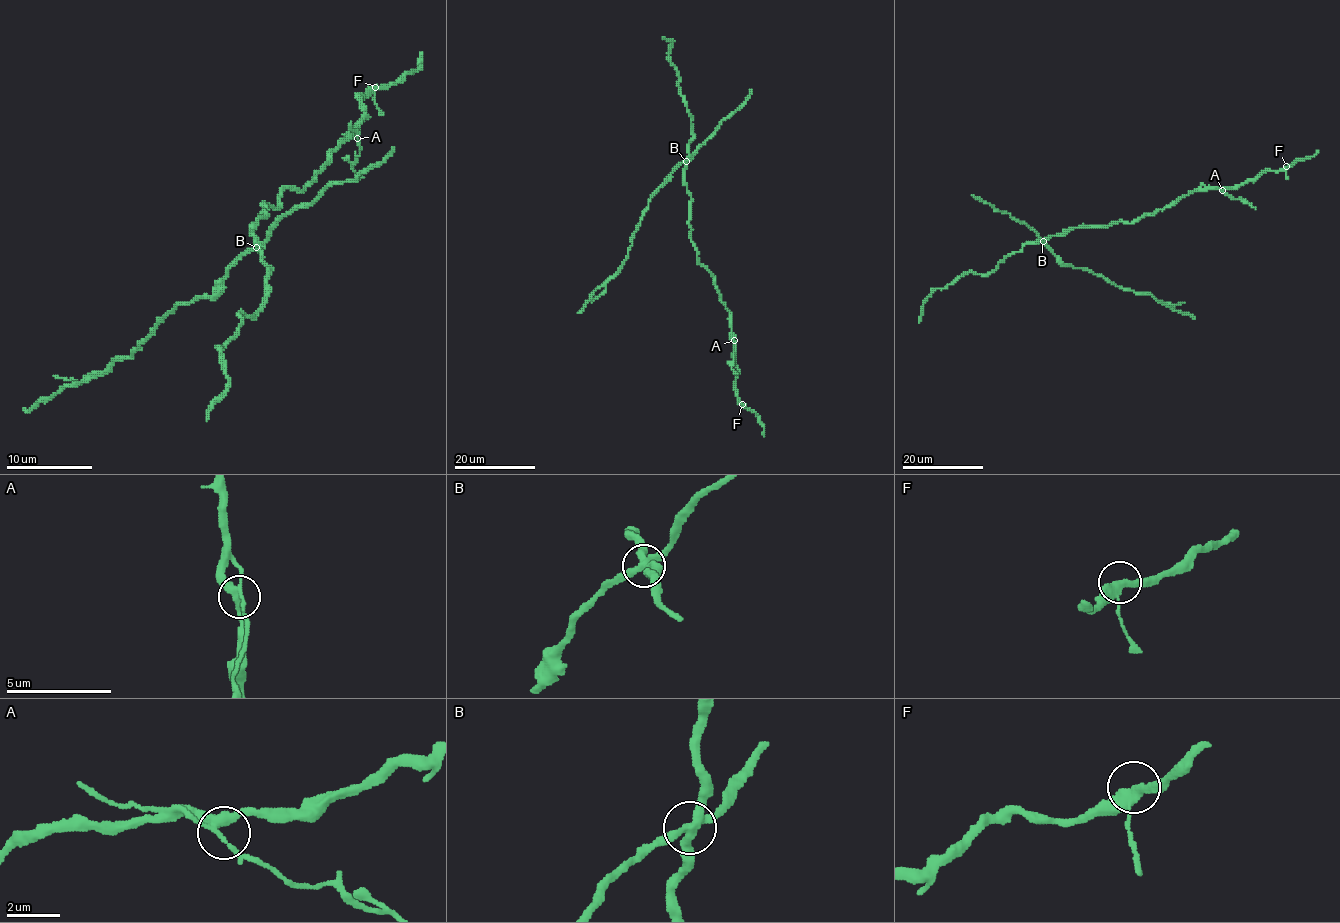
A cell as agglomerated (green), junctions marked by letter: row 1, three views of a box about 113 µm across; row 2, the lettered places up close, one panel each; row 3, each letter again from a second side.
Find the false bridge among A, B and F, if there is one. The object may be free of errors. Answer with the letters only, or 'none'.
B

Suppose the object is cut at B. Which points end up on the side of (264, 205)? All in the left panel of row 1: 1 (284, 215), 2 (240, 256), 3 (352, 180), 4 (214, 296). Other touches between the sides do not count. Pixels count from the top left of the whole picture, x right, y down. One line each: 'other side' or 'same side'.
1: other side
2: other side
3: other side
4: other side

